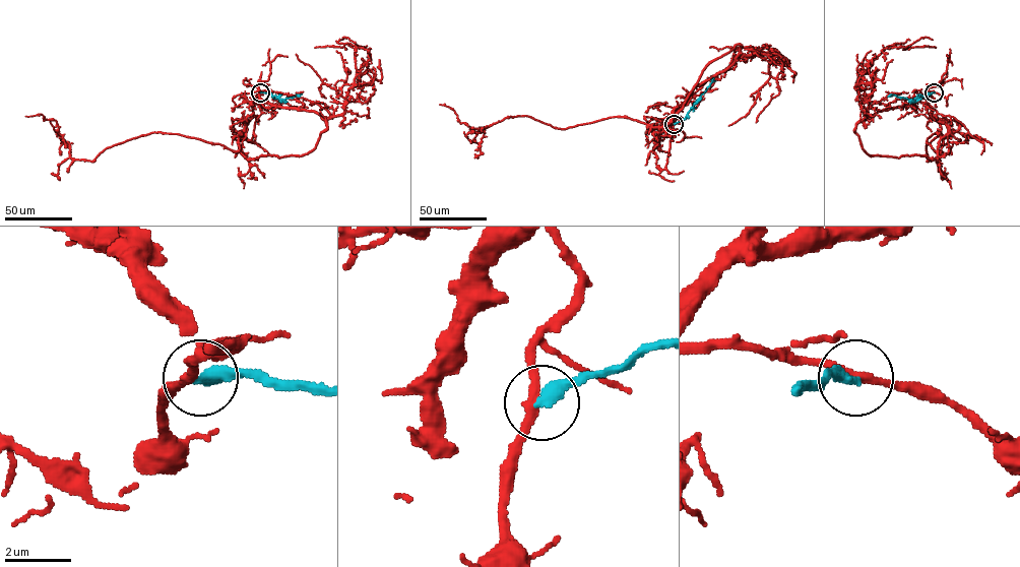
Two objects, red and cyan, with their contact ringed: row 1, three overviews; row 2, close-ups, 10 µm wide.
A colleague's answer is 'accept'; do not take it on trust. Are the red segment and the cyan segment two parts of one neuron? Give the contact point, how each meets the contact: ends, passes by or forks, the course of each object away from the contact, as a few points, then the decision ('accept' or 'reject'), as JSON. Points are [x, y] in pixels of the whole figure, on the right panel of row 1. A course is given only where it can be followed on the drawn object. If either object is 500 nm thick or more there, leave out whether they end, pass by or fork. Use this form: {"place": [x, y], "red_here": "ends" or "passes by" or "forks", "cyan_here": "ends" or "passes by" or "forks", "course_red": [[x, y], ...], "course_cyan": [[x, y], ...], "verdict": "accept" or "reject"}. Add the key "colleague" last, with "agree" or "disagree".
{"place": [934, 92], "red_here": "passes by", "cyan_here": "ends", "course_red": [[934, 92], [918, 100], [947, 128], [937, 150], [927, 139], [939, 133], [936, 160], [940, 124], [914, 116]], "course_cyan": [[934, 92], [912, 100], [888, 96]], "verdict": "reject", "colleague": "disagree"}

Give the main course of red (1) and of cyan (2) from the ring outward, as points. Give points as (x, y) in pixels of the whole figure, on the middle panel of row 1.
1: (674, 124), (675, 108), (657, 137), (621, 117), (565, 128), (508, 117), (479, 132), (439, 105)
2: (675, 124), (686, 118), (712, 77)

